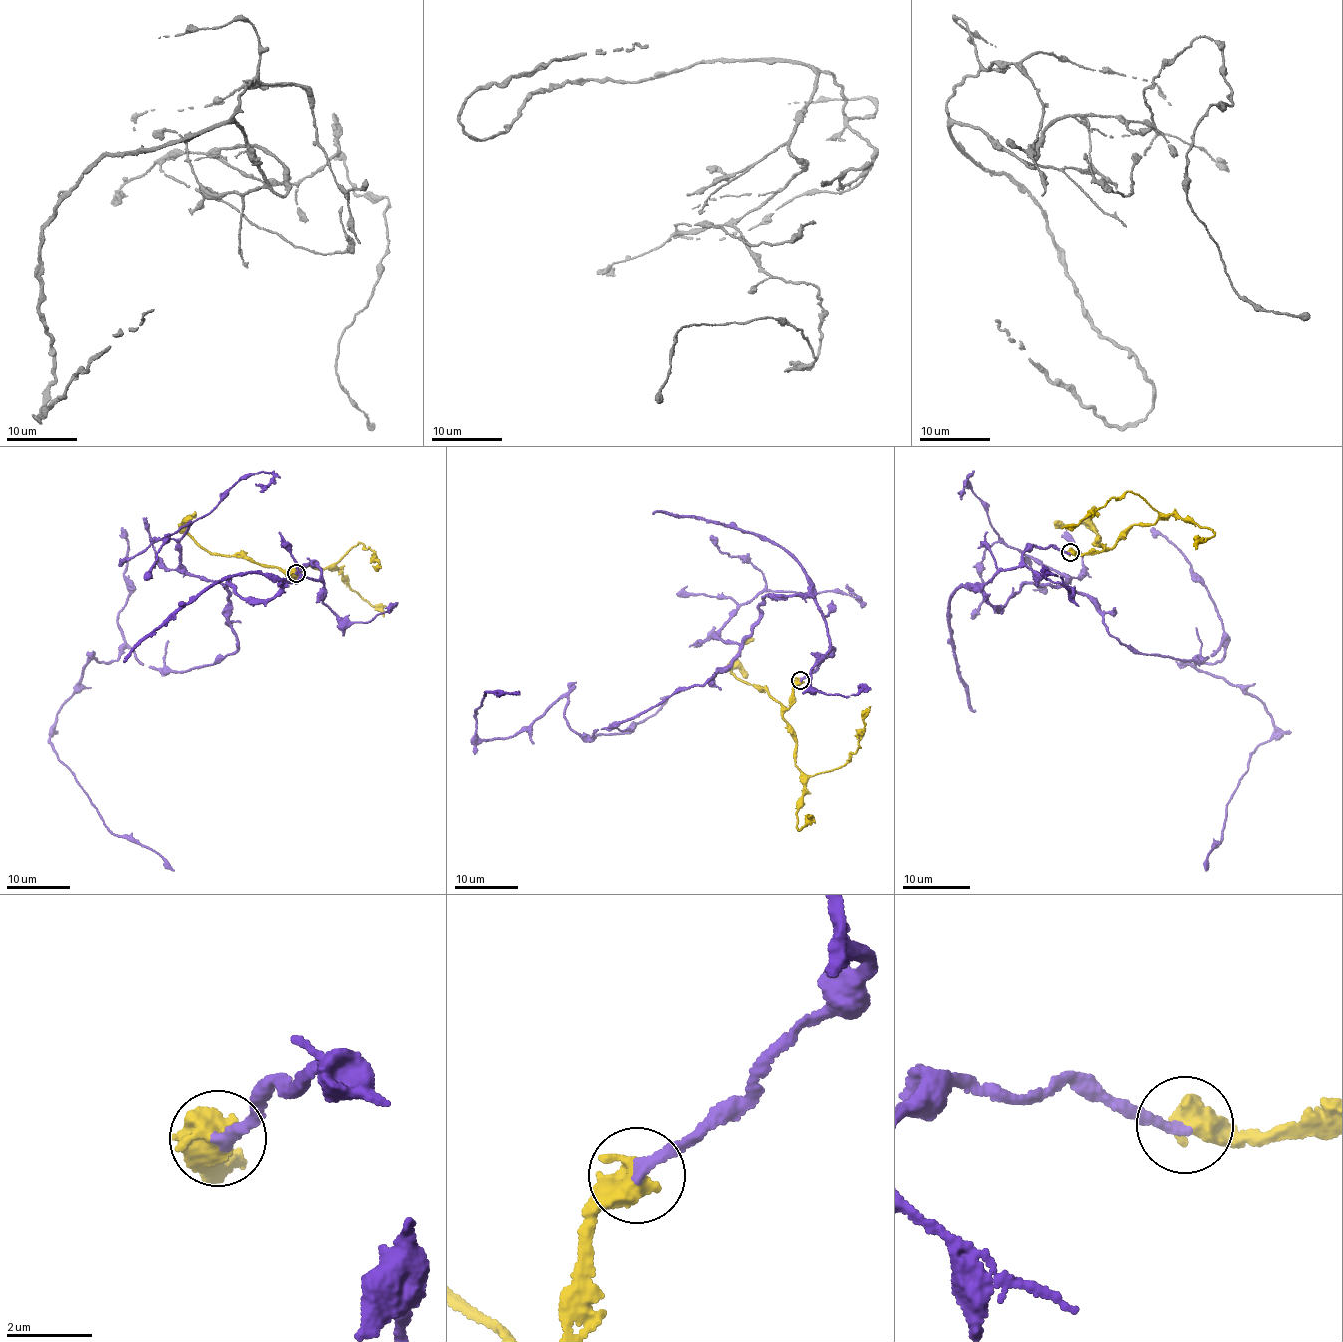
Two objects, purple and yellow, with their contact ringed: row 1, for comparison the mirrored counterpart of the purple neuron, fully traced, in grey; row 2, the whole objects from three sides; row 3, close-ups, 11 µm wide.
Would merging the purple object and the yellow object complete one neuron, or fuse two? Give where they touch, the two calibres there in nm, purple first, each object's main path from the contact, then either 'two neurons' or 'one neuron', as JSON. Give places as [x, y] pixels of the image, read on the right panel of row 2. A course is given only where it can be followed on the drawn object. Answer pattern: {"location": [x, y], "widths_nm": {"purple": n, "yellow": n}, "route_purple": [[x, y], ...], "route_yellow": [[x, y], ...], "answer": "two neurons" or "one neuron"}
{"location": [1070, 552], "widths_nm": {"purple": 300, "yellow": 850}, "route_purple": [[1069, 552], [1033, 546], [991, 604], [1065, 585], [1142, 653], [1226, 639], [1196, 668], [1272, 717], [1206, 870]], "route_yellow": [[1069, 552], [1097, 553], [1114, 546], [1135, 524], [1155, 523], [1159, 513], [1126, 491], [1061, 528]], "answer": "one neuron"}

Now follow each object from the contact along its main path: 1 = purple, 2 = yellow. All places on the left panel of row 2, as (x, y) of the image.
1: (295, 572), (320, 576), (251, 601), (227, 577), (236, 652), (94, 657), (57, 715), (103, 824), (174, 870)
2: (295, 572), (297, 580), (291, 576), (309, 563), (320, 569), (340, 561), (362, 543), (381, 567)

